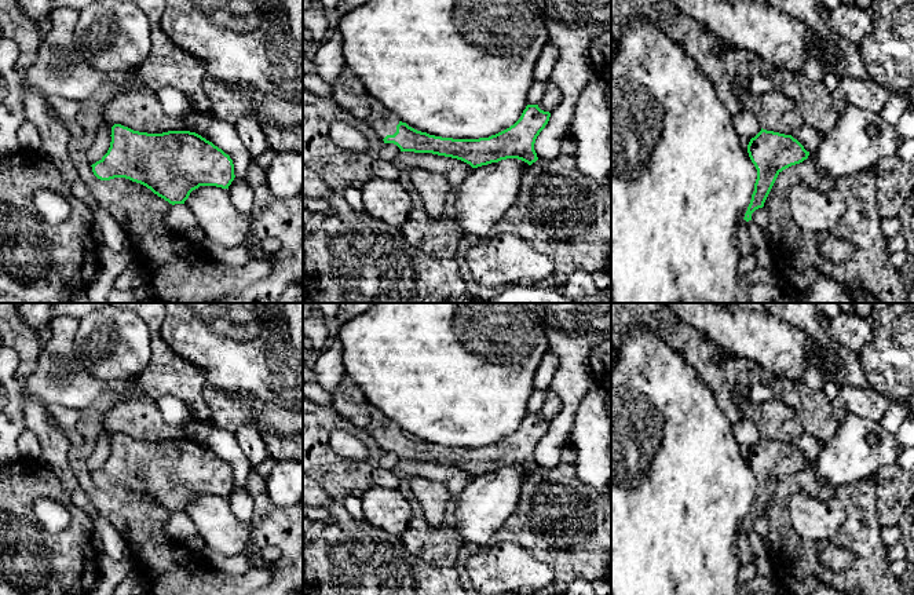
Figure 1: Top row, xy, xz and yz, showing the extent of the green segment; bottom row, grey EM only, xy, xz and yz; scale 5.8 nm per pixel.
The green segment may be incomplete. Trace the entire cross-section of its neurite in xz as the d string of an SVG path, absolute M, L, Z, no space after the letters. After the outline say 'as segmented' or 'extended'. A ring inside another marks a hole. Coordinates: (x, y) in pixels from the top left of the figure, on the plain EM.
M369 405L369 416L366 430L384 452L394 452L401 460L457 467L472 477L507 467L518 467L531 474L538 468L534 459L535 448L551 426L551 421L541 419L538 413L527 413L513 434L496 443L479 448L453 448L409 435L372 405Z | extended

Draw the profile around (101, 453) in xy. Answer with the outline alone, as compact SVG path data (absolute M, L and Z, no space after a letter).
M103 431L103 434L99 437L95 449L92 450L89 459L88 459L88 470L89 472L95 472L96 470L102 468L102 466L107 461L111 450L111 435L114 432Z

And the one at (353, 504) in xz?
M348 496L343 505L350 512L350 515L358 521L365 519L365 514L362 511L362 499L355 496Z

